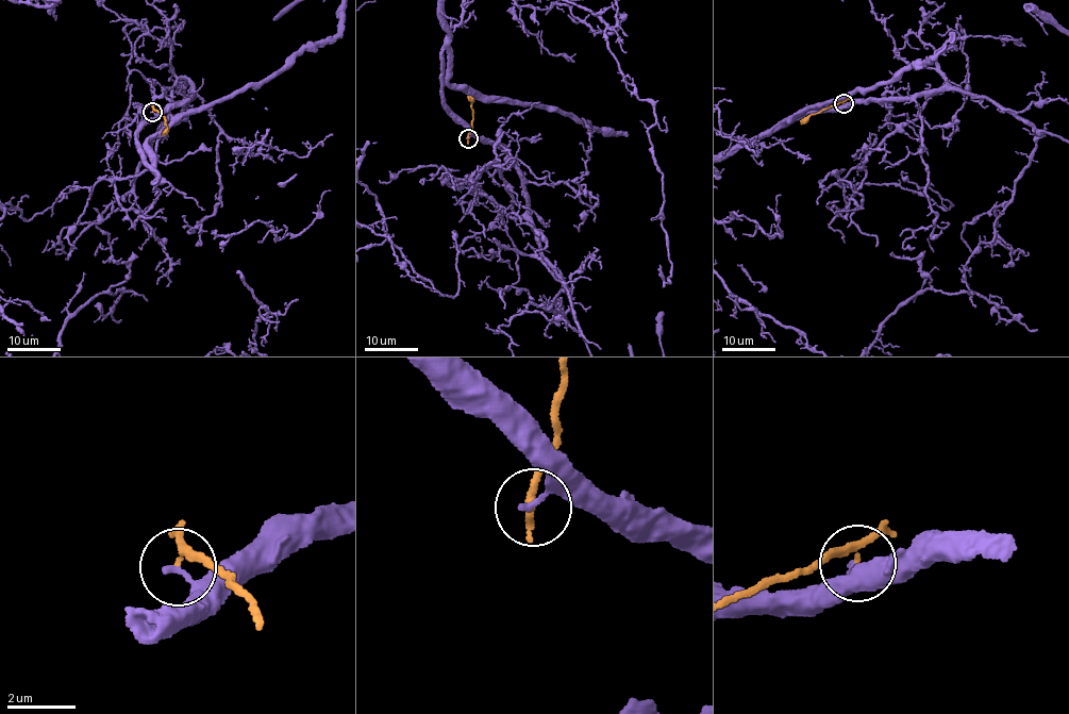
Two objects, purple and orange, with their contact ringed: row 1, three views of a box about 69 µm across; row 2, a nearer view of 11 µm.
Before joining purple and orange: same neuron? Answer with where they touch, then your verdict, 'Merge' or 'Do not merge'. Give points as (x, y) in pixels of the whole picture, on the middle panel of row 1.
Place: (468, 138). Do not merge

